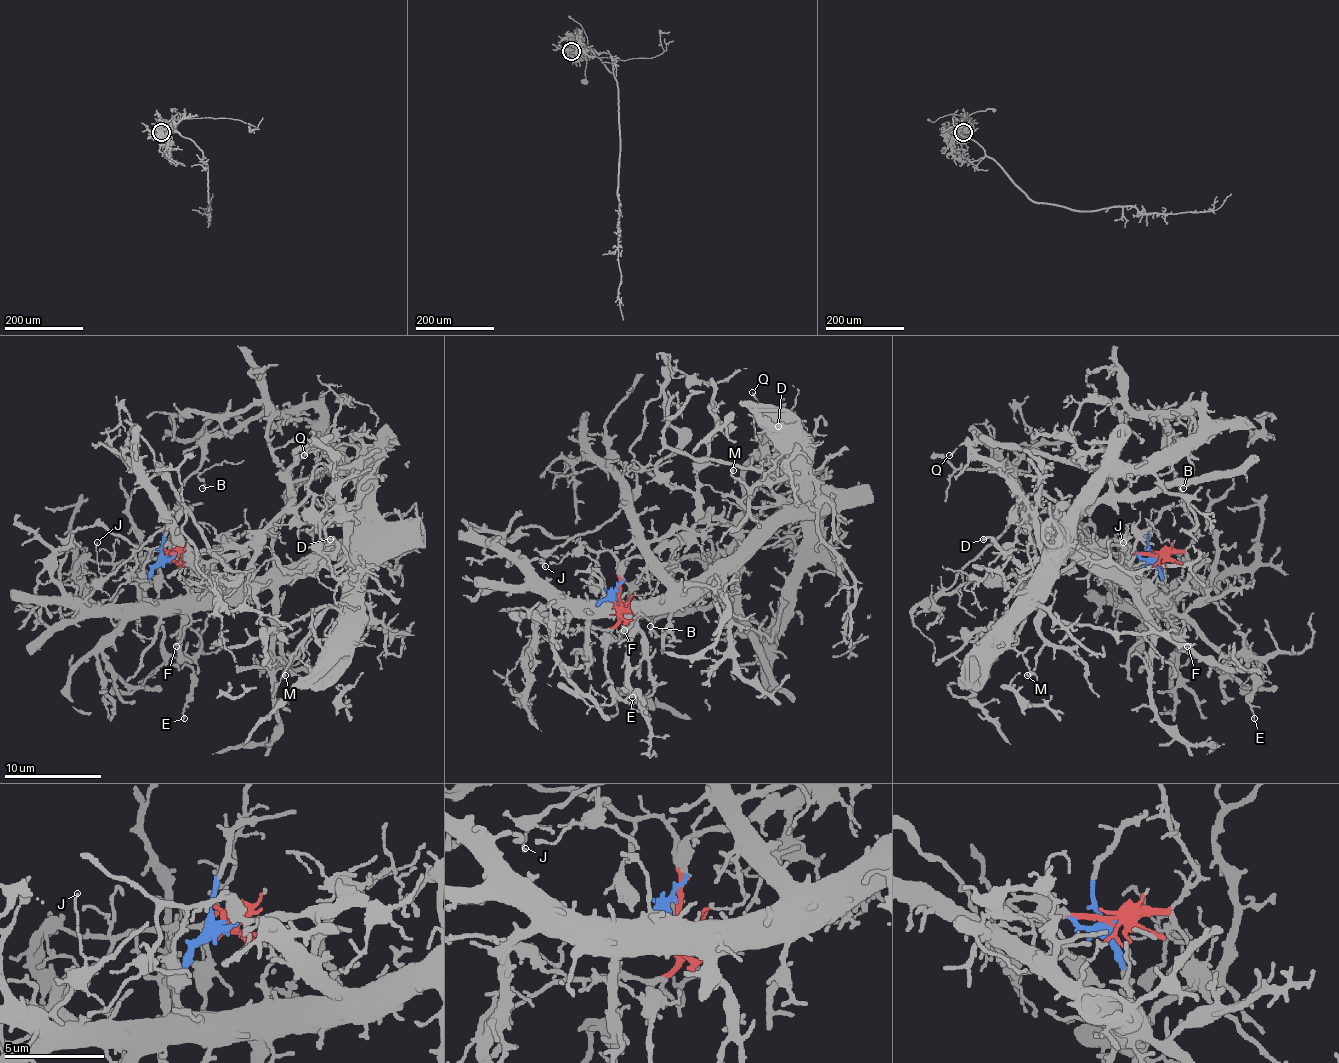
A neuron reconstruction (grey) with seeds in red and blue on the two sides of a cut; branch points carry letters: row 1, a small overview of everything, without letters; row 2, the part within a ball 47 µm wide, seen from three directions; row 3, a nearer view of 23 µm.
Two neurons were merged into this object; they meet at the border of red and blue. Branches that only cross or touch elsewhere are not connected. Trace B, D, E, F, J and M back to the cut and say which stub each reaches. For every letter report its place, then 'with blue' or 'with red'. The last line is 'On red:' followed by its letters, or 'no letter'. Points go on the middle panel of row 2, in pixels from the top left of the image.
B: at (650, 626); with red
D: at (778, 426); with blue
E: at (632, 697); with red
F: at (624, 630); with blue
J: at (545, 566); with blue
M: at (733, 470); with blue
On red: B, E

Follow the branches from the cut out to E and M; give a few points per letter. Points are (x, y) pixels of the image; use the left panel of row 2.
E: (165, 556), (170, 552), (161, 556), (161, 627), (163, 646), (192, 670), (185, 719)
M: (165, 556), (148, 581), (151, 600), (255, 595), (342, 556), (347, 595), (323, 615), (292, 656), (284, 675)

